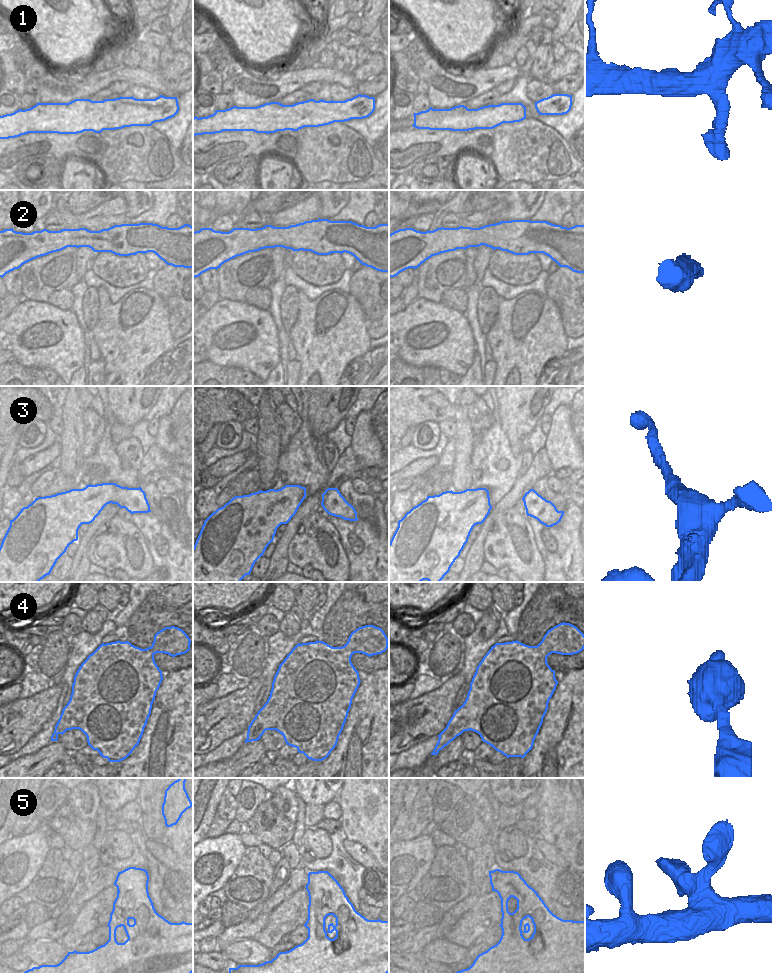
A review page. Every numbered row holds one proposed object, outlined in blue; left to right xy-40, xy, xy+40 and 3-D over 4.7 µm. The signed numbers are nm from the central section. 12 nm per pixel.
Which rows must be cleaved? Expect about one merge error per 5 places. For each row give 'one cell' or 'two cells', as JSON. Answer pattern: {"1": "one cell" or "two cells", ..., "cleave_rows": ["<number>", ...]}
{"1": "one cell", "2": "one cell", "3": "one cell", "4": "one cell", "5": "one cell", "cleave_rows": []}

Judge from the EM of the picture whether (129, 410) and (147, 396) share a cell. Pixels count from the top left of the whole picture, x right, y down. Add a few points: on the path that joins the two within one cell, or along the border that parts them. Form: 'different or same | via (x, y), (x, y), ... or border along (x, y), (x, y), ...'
same | via (133, 406), (143, 396)

